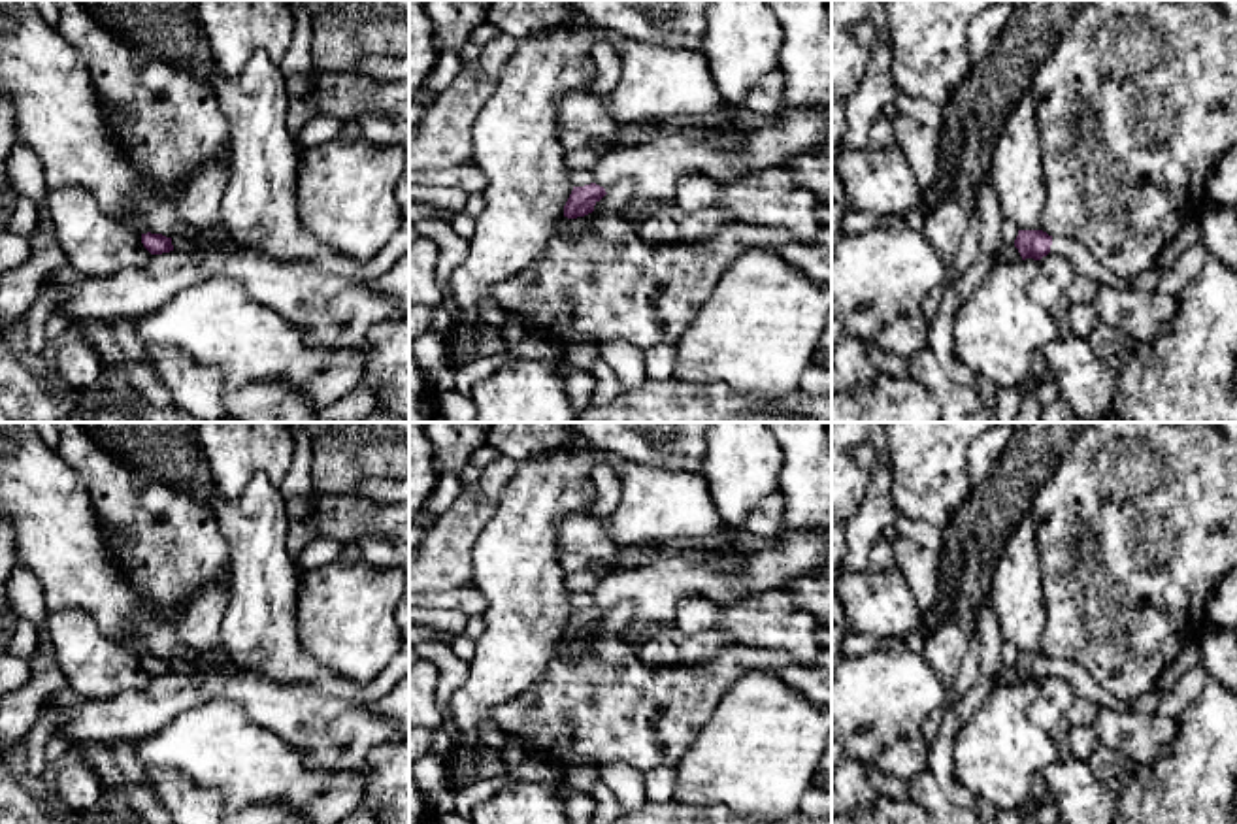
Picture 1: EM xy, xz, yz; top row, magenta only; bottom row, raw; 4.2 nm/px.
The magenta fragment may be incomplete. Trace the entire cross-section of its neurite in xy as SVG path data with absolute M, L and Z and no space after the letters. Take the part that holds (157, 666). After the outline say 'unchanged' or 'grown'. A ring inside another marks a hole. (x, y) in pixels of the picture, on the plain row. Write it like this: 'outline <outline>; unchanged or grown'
outline M141 656L141 666L151 677L162 677L173 673L172 660L162 656Z; unchanged

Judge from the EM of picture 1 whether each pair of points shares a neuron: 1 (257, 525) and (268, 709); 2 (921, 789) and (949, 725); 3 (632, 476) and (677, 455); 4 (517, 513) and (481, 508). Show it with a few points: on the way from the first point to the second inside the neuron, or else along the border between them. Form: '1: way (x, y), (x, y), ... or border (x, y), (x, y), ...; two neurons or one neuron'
1: border (244, 670), (261, 670), (276, 681), (310, 687); two neurons
2: border (926, 770), (955, 804); two neurons
3: border (626, 461), (694, 474); two neurons
4: border (515, 468), (496, 513), (474, 547); two neurons

